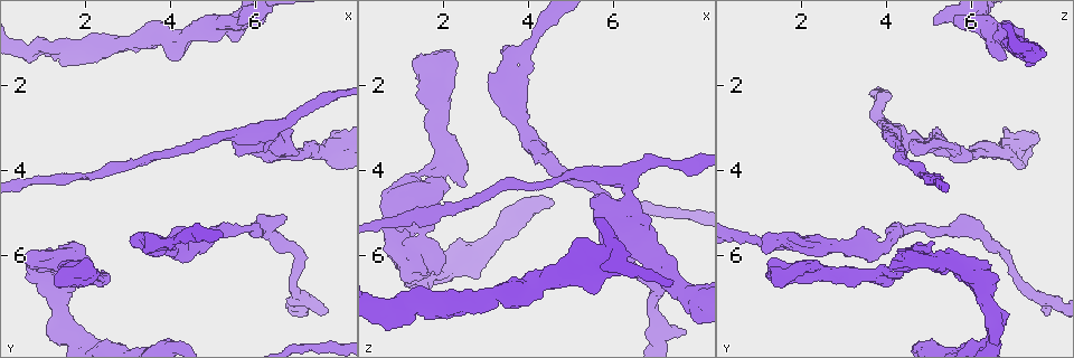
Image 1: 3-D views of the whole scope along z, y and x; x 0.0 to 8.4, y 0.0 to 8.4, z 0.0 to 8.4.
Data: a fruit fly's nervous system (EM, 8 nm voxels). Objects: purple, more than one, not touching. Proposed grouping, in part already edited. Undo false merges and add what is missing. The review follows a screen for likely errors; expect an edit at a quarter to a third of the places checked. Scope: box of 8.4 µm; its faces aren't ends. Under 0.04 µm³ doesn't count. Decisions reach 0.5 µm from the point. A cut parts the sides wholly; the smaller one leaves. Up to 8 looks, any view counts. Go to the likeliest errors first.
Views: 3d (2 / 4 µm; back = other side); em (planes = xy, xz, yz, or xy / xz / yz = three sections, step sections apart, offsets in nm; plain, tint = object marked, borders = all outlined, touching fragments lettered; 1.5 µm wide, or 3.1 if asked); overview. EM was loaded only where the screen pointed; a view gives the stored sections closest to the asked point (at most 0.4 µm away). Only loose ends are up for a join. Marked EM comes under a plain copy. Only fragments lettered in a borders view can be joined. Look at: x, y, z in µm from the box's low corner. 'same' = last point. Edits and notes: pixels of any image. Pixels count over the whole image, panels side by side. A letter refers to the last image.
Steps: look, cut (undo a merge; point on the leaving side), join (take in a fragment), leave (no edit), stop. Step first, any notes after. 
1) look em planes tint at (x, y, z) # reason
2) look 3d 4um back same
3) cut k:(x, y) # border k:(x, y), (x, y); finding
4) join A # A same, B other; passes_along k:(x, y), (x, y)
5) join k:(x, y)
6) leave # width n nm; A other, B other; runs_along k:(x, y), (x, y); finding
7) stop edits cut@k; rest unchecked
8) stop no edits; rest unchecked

look 3d 2um at (4.10, 5.80, 1.40) # branch stops here

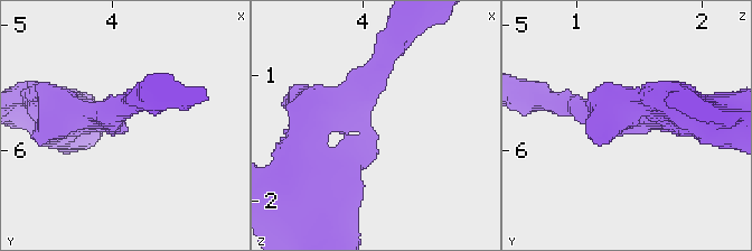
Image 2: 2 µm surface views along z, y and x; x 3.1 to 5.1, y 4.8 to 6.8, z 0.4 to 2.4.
look em planes tint at (4.10, 5.82, 1.46)

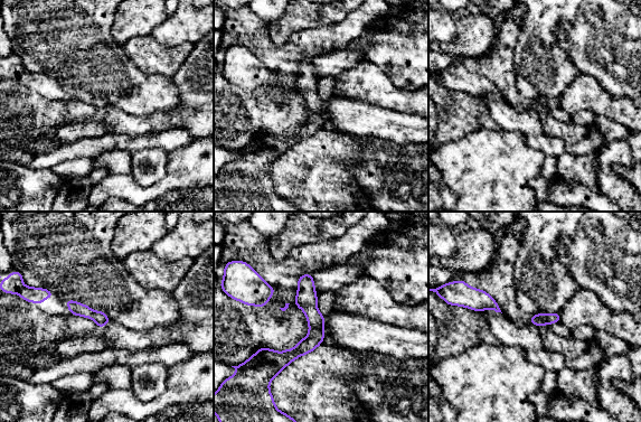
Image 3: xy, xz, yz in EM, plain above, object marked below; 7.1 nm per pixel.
look em planes borders same # see the neighbours

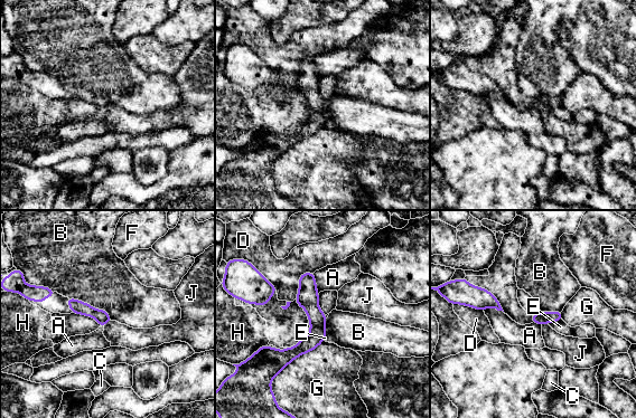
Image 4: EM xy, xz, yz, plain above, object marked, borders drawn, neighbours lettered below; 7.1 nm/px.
leave # A other, B other, C other, D other, E other, F other, G other, H other, J other; runs_along 4:(309, 275), (315, 334), (271, 355); no lettered fragment goes on from it

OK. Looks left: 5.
look em xz step 8 tint at (5.40, 3.45, 4.85) # touches itself

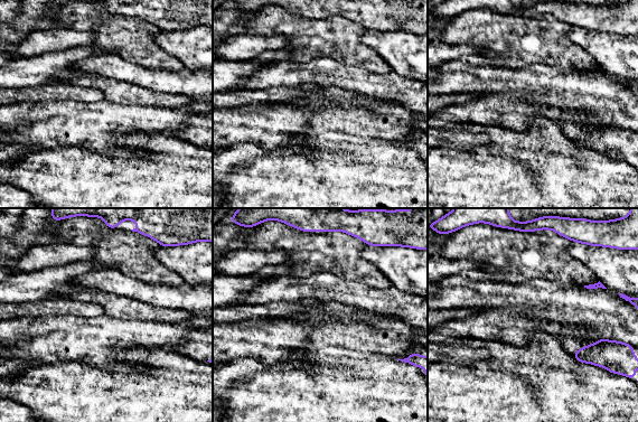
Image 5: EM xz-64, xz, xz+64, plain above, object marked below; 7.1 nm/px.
look em planes borders same # another direction

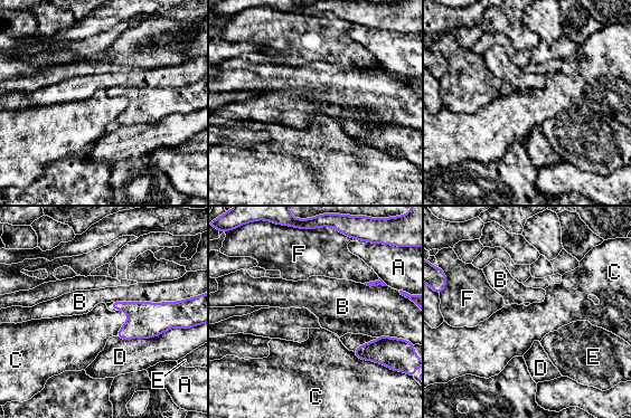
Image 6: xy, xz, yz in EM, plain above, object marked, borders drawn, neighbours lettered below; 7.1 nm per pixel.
leave # width 20 nm; A other, B other, C other, D other, E other, F other; border 6:(121, 310), (126, 321), (115, 335); one cell here

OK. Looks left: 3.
look em planes borders at (5.70, 0.75, 6.70) # an open end

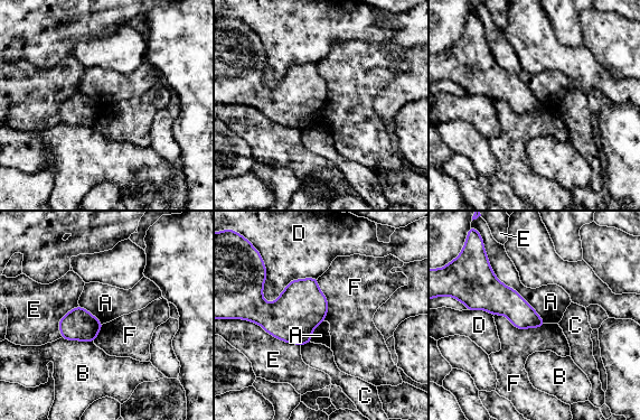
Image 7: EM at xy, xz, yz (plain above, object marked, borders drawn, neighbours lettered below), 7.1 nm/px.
leave # A other, B other, C other, D other, E other, F other; border 7:(493, 315), (518, 328), (545, 324); no lettered fragment goes on from it

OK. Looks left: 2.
stop no edits; rest unchecked

